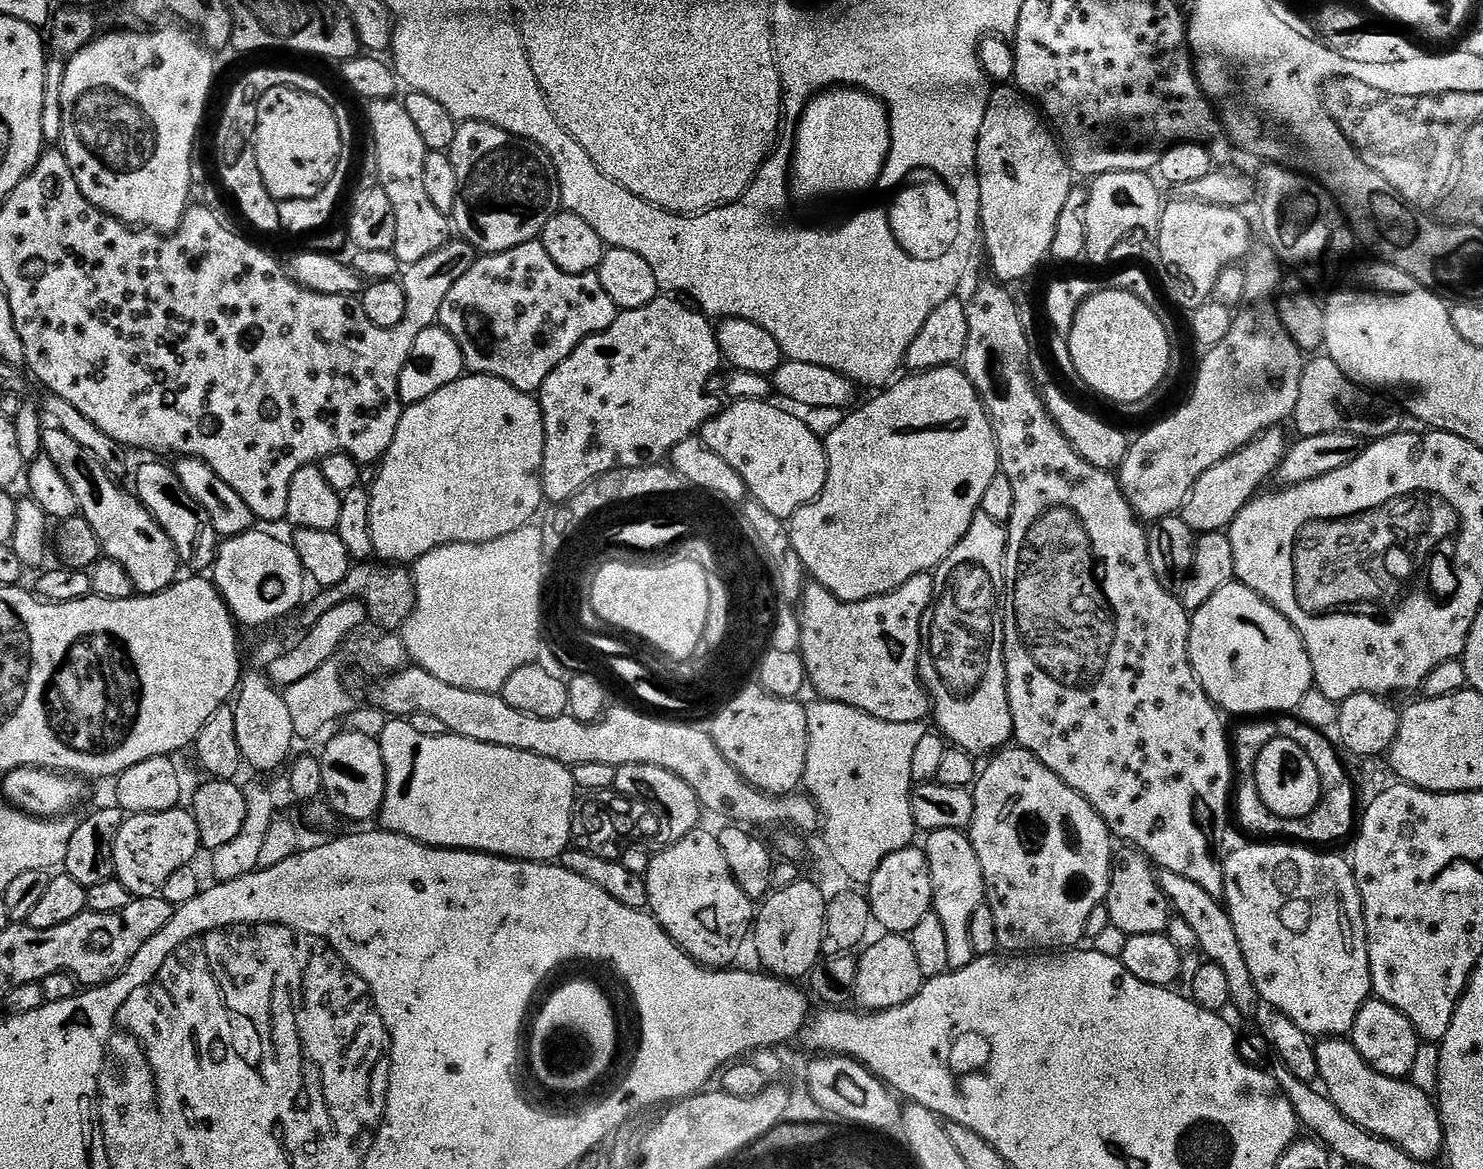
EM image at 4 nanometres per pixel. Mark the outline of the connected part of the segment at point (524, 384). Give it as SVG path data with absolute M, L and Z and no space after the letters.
M534 239L522 246L514 246L514 250L477 258L470 270L450 286L450 294L446 294L446 302L442 302L438 324L452 335L454 342L458 342L469 373L502 378L502 382L510 382L510 386L518 390L536 394L546 378L550 378L566 358L570 358L572 351L584 339L605 332L617 315L616 303L606 290L602 290L602 282L596 272L575 276L566 274L566 270L558 270L558 266L554 266L554 258L546 254L546 246Z

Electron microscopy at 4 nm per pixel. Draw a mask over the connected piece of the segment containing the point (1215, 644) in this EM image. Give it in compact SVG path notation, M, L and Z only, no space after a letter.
M1239 582L1222 586L1222 590L1218 590L1218 594L1210 598L1210 602L1206 602L1206 606L1191 613L1188 657L1200 685L1206 690L1206 694L1217 709L1225 713L1233 712L1236 716L1244 716L1240 718L1272 714L1268 712L1291 713L1299 709L1302 698L1314 686L1310 654L1298 630L1294 630L1291 622L1269 600L1264 600L1254 590Z

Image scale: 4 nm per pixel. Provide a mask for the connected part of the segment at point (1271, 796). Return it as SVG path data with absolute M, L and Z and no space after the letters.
M1282 736L1262 747L1256 763L1256 785L1265 806L1282 818L1302 820L1316 809L1320 801L1320 779L1314 762L1310 762L1310 754Z

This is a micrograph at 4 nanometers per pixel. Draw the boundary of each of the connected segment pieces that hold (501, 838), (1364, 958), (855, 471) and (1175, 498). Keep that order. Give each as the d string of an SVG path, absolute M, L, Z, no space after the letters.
M404 718L389 719L379 741L386 762L386 794L378 817L383 831L397 832L435 848L461 848L537 862L559 861L572 844L572 812L578 803L578 789L569 765L451 734L429 738L417 734Z
M1252 842L1245 848L1236 848L1227 857L1223 857L1224 894L1223 903L1228 916L1234 922L1234 930L1238 934L1238 942L1242 946L1242 954L1246 958L1246 966L1250 966L1252 981L1256 987L1257 997L1264 1000L1279 1015L1290 1018L1294 1026L1298 1026L1313 1038L1344 1038L1351 1033L1354 1022L1362 1010L1362 1006L1373 995L1372 975L1370 974L1370 958L1368 957L1368 935L1364 925L1364 907L1360 891L1356 885L1356 875L1352 872L1351 863L1340 856L1331 856L1331 851L1317 850L1312 846L1301 846L1296 842Z
M953 366L930 369L928 372L913 372L906 376L905 380L897 379L889 383L881 391L885 391L881 396L874 397L869 404L862 405L857 412L849 411L841 425L827 436L824 440L824 453L828 459L826 486L820 491L817 500L802 506L790 517L793 548L804 564L805 573L815 583L830 590L830 594L846 602L862 602L866 598L890 594L898 590L898 586L910 582L910 578L939 568L941 562L950 554L950 550L954 550L954 546L962 542L966 530L970 530L972 520L980 511L982 494L986 494L990 482L994 482L994 478L1000 472L1000 455L994 438L992 420L988 416L988 411L984 409L984 401L976 393L976 388L967 374L959 367Z
M1256 242L1244 257L1242 267L1246 274L1242 304L1232 317L1232 325L1226 338L1222 338L1222 342L1203 353L1204 361L1196 372L1196 385L1193 386L1188 401L1173 416L1158 421L1137 440L1135 437L1129 443L1126 458L1118 469L1122 494L1141 521L1155 522L1177 515L1187 502L1194 482L1198 482L1198 478L1202 478L1202 474L1206 474L1210 466L1218 466L1218 462L1242 450L1261 432L1283 425L1283 420L1293 419L1298 406L1298 386L1302 386L1302 370L1306 360L1300 348L1290 338L1286 326L1282 326L1280 321L1278 293L1286 276L1285 265L1281 264L1278 254L1274 254L1269 244Z

